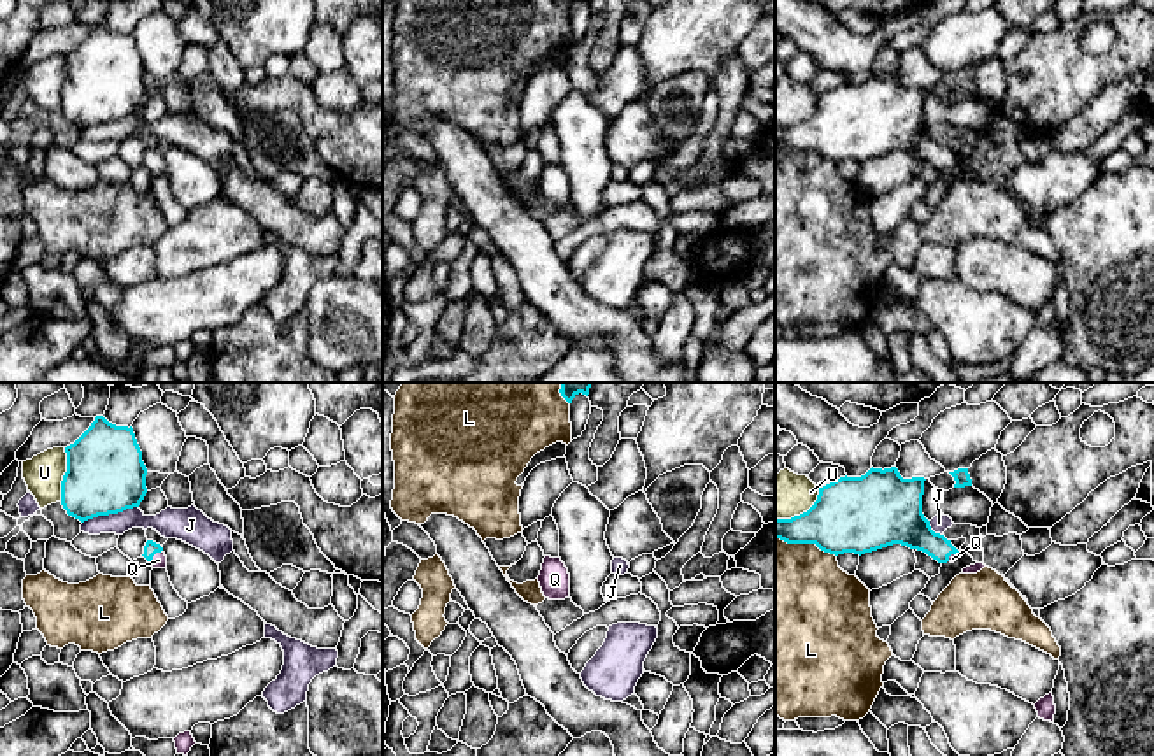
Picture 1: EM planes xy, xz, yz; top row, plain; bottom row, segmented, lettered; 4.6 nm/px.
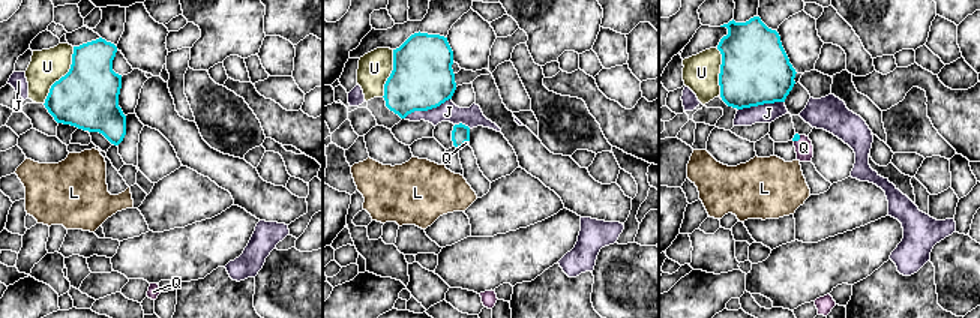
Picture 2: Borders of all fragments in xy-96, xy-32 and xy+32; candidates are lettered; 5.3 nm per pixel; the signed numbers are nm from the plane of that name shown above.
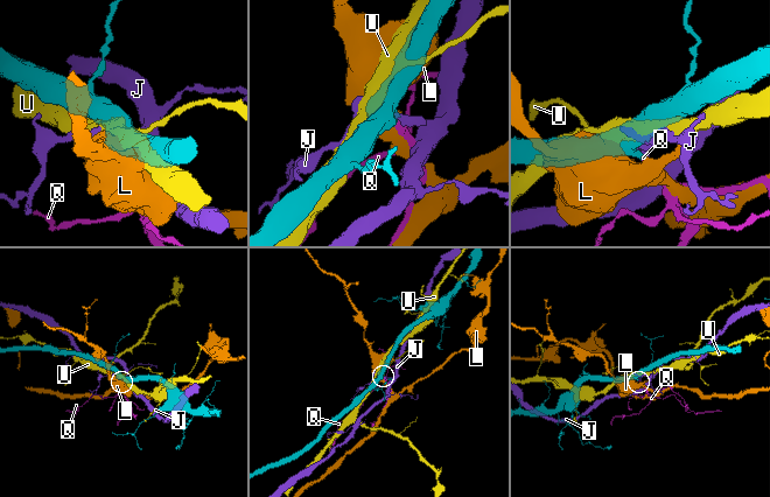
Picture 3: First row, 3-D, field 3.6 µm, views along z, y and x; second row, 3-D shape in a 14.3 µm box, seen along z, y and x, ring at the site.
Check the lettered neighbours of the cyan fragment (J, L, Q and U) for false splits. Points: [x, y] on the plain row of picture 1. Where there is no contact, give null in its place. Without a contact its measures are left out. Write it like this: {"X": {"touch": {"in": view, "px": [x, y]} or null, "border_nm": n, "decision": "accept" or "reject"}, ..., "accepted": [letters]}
{"J": {"touch": {"in": "xy", "px": [109, 120]}, "border_nm": 260, "decision": "reject"}, "L": {"touch": {"in": "yz", "px": [805, 149]}, "border_nm": 300, "decision": "reject"}, "Q": {"touch": {"in": "xy", "px": [155, 160]}, "border_nm": 90, "decision": "accept"}, "U": {"touch": {"in": "xy", "px": [65, 81]}, "border_nm": 240, "decision": "reject"}, "accepted": ["Q"]}

